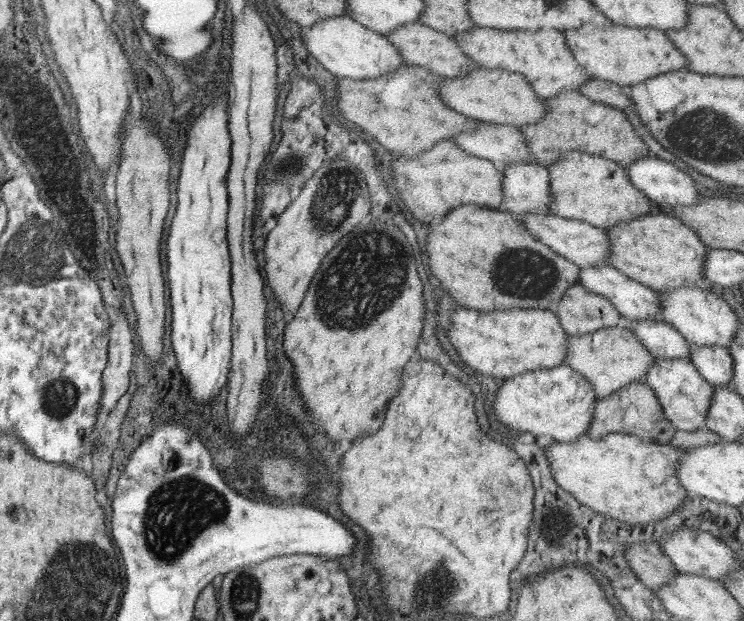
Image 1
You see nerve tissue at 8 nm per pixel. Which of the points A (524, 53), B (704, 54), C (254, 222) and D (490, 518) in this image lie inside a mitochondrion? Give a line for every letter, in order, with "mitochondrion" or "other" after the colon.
A: other
B: other
C: other
D: mitochondrion

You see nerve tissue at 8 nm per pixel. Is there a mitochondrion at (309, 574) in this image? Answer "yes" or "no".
no

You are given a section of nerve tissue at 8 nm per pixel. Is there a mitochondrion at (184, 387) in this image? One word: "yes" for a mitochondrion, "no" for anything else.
no

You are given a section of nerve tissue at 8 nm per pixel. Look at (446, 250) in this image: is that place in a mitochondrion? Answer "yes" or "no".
no

